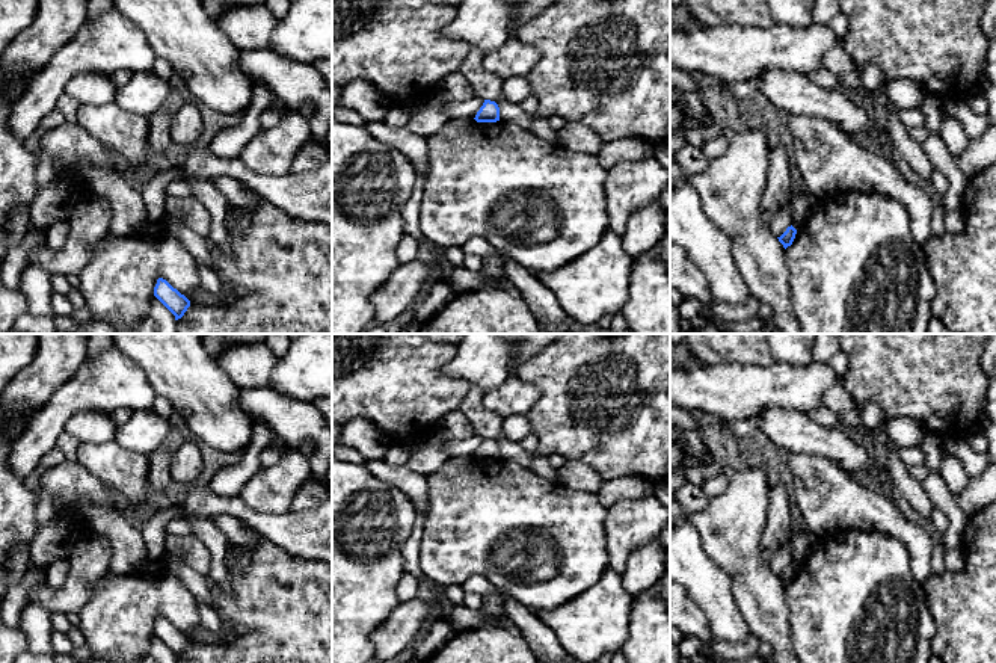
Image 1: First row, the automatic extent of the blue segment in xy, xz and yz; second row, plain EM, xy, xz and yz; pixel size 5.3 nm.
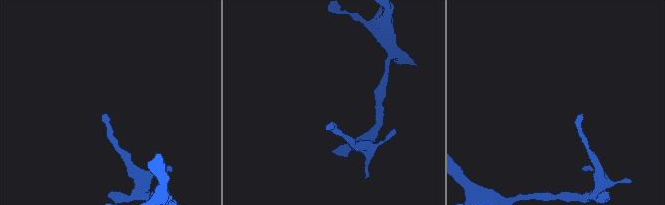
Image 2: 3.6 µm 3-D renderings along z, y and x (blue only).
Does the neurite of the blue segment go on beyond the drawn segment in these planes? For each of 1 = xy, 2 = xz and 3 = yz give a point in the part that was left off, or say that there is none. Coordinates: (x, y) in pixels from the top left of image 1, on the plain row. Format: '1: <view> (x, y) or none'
1: none
2: none
3: none

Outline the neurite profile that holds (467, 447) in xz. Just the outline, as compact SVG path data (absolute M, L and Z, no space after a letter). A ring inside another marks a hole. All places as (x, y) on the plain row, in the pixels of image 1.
M472 435L462 441L445 441L444 450L450 459L459 456L475 456L483 441L484 438L478 435Z

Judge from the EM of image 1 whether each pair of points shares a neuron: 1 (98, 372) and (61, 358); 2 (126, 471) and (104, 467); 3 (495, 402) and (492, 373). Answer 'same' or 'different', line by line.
1: different
2: same
3: different

